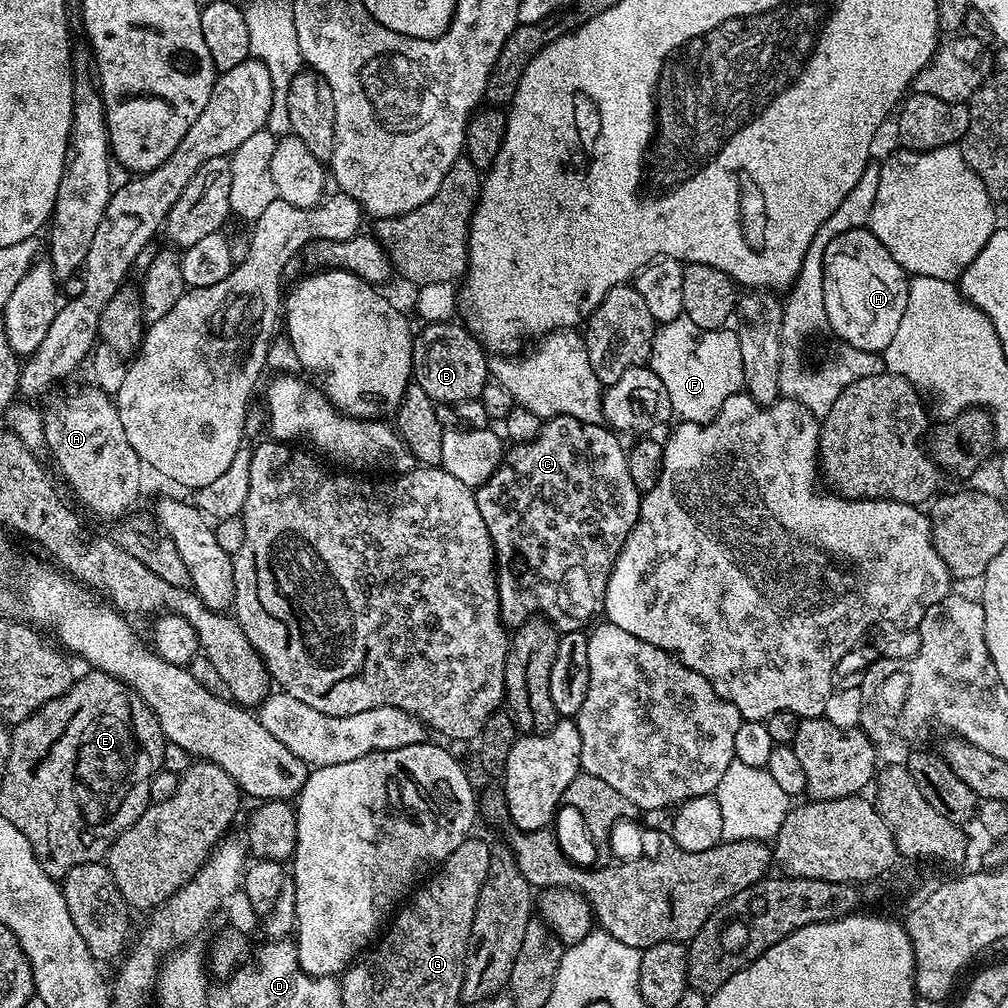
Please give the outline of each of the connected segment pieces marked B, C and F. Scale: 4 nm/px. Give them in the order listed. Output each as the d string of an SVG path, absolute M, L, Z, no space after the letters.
M452 320L427 323L412 342L413 383L422 387L440 406L477 401L490 382L487 351L465 325L456 323Z
M556 416L545 419L540 432L530 441L513 443L504 453L503 460L494 470L493 476L483 485L475 489L478 511L482 513L482 522L486 522L486 530L490 530L490 542L496 551L496 589L500 599L500 618L509 629L515 630L521 624L533 619L534 614L542 614L543 619L556 627L557 632L579 632L593 623L592 615L603 613L604 595L608 585L608 576L612 572L612 564L620 553L620 547L634 530L640 517L640 488L634 486L634 478L630 478L628 453L625 445L620 445L621 437L612 428L603 423L591 424L579 421L578 418Z
M686 315L657 327L650 366L670 393L670 406L677 421L707 424L716 418L726 398L744 388L740 337L728 331L727 327L694 326Z

